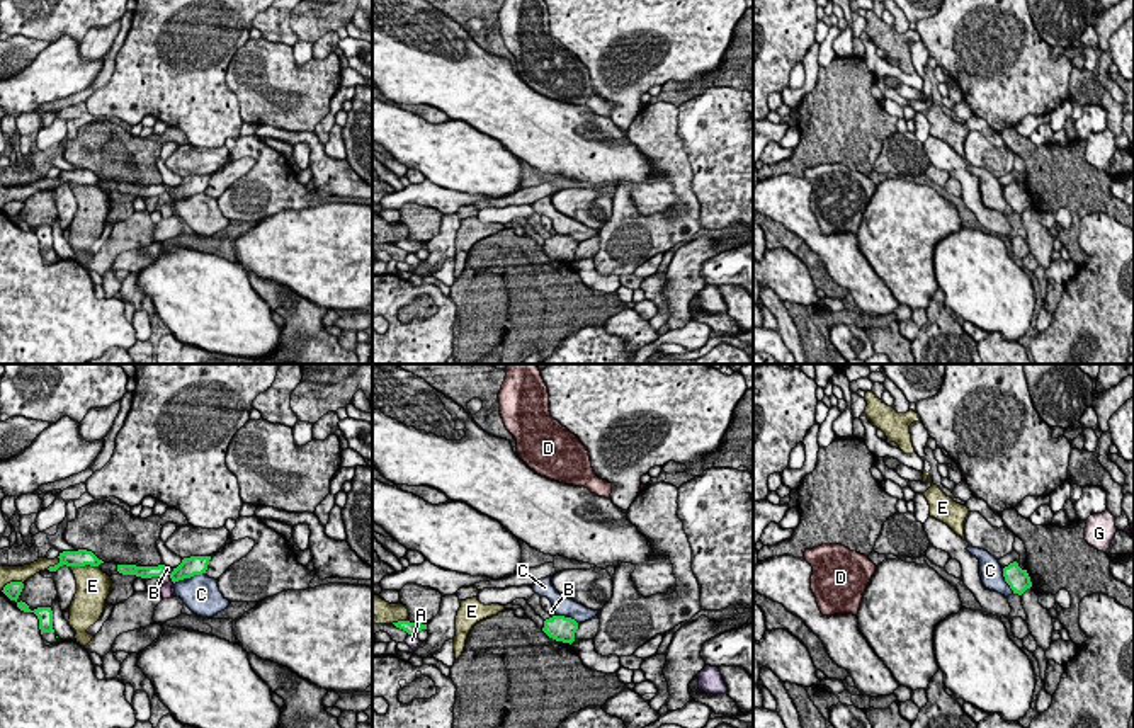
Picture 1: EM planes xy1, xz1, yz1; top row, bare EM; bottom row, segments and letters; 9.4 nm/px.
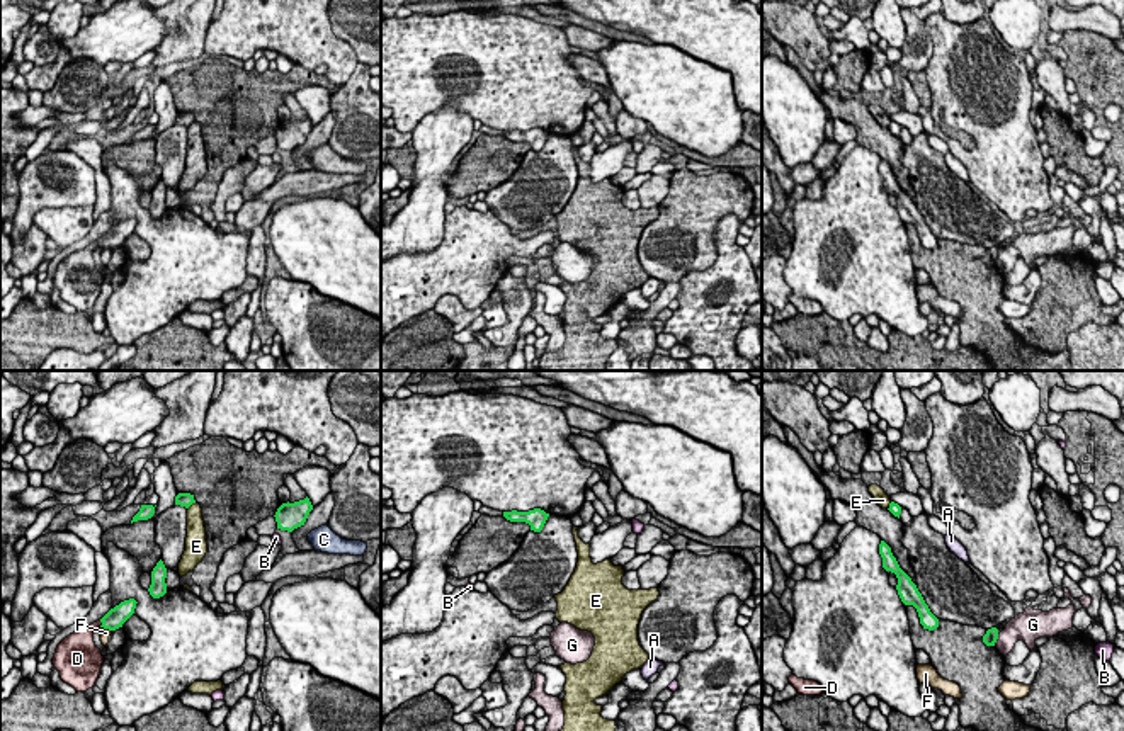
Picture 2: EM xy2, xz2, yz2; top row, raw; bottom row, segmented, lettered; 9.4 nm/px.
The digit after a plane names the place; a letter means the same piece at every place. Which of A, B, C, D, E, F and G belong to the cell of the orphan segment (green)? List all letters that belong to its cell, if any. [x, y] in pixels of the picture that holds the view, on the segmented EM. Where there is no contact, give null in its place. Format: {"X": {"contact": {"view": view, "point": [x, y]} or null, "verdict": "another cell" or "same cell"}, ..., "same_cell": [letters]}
{"A": {"contact": {"view": "xz1", "point": [412, 633]}, "verdict": "another cell"}, "B": {"contact": {"view": "xy1", "point": [167, 572]}, "verdict": "another cell"}, "C": {"contact": {"view": "xy1", "point": [187, 577]}, "verdict": "another cell"}, "D": {"contact": {"view": "xy2", "point": [102, 624]}, "verdict": "same cell"}, "E": {"contact": {"view": "xy1", "point": [84, 565]}, "verdict": "another cell"}, "F": {"contact": {"view": "xy2", "point": [107, 628]}, "verdict": "another cell"}, "G": {"contact": {"view": "yz2", "point": [997, 638]}, "verdict": "another cell"}, "same_cell": ["D"]}

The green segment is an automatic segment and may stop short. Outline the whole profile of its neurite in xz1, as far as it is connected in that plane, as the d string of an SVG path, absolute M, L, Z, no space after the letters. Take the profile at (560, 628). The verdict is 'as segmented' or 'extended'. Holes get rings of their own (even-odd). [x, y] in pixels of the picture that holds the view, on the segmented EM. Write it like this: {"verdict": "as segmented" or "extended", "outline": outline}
{"verdict": "as segmented", "outline": "M553 616L546 619L542 628L542 631L549 638L556 641L570 643L570 645L575 641L576 629L578 629L578 623L564 616Z"}

